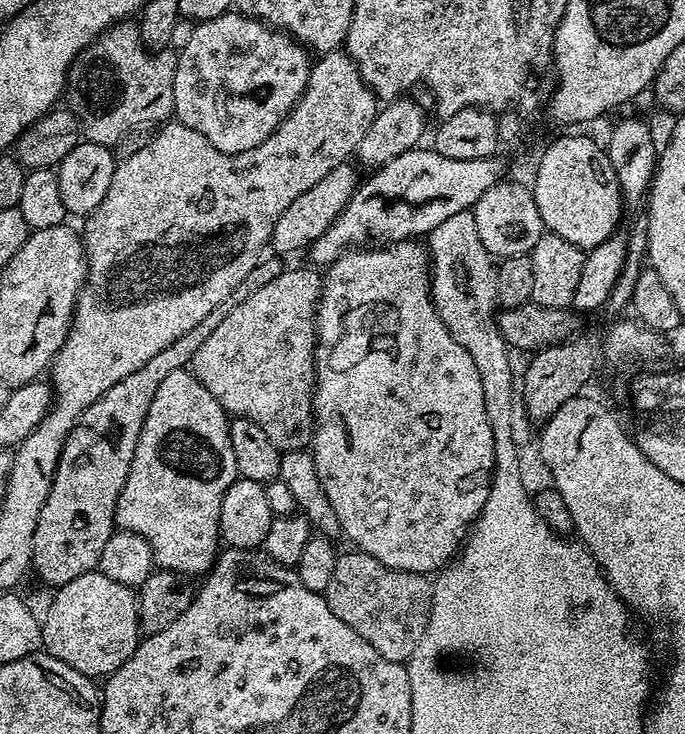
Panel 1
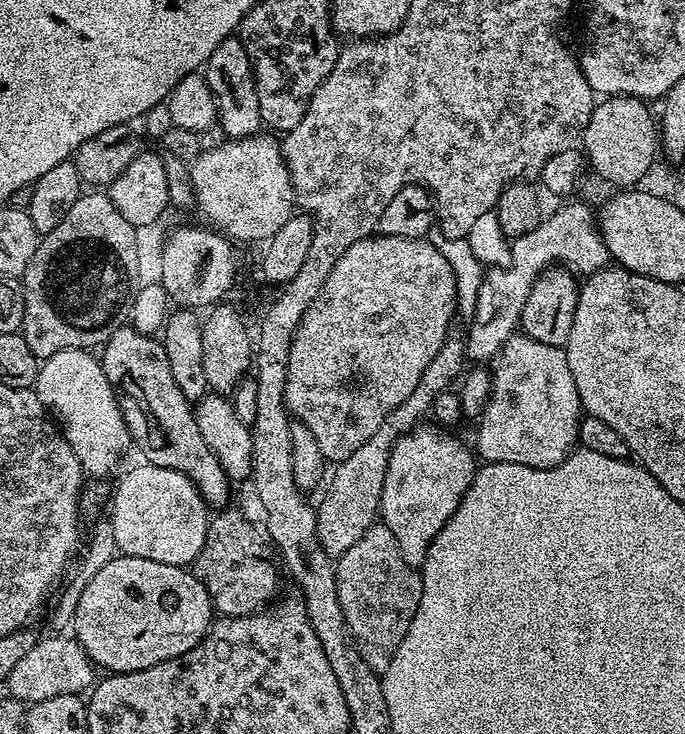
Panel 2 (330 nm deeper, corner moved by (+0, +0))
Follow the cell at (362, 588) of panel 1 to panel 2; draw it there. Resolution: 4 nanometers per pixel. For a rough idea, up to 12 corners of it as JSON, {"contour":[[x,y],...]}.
{"contour":[[383,522],[339,556],[338,602],[382,674],[402,646],[420,573]]}

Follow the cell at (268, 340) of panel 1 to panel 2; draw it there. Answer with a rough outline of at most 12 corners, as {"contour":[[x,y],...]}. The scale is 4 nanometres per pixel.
{"contour":[[428,238],[334,262],[285,408],[325,461],[402,406],[457,319]]}

